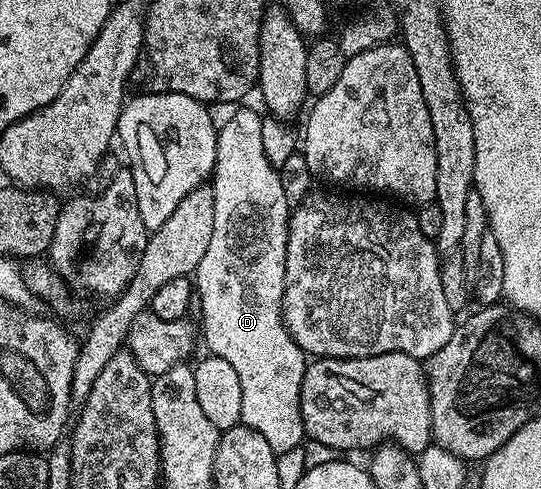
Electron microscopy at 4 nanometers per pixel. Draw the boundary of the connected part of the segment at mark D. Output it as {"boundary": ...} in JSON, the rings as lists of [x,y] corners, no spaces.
{"boundary":[[[242,106],[235,113],[235,117],[232,118],[230,122],[223,129],[219,129],[217,131],[217,152],[215,153],[215,165],[213,166],[213,174],[211,176],[211,186],[213,188],[213,200],[215,201],[215,221],[213,222],[213,228],[211,229],[211,241],[207,244],[207,253],[203,253],[203,261],[199,261],[199,265],[197,266],[195,272],[195,295],[199,300],[199,307],[201,303],[201,327],[205,330],[205,343],[209,348],[207,348],[208,354],[218,355],[219,357],[223,357],[223,361],[227,361],[230,363],[232,367],[235,369],[235,374],[239,377],[239,386],[243,388],[243,413],[241,414],[241,423],[246,427],[250,427],[251,429],[255,429],[255,433],[260,433],[261,436],[267,440],[267,445],[271,445],[271,449],[277,452],[278,456],[285,457],[285,454],[288,451],[293,451],[302,446],[303,440],[306,438],[305,426],[303,425],[303,417],[301,416],[301,386],[303,385],[303,373],[305,372],[305,368],[307,366],[307,356],[304,351],[301,350],[301,346],[297,344],[297,342],[291,338],[289,335],[289,330],[285,328],[285,322],[283,321],[283,317],[281,316],[281,306],[283,305],[283,289],[285,288],[285,258],[287,257],[287,233],[289,232],[289,217],[291,214],[291,204],[287,201],[287,197],[285,196],[285,190],[283,189],[283,181],[281,180],[281,172],[278,168],[274,167],[274,165],[267,159],[266,153],[263,151],[263,142],[262,142],[262,116],[257,116],[255,112],[252,111],[251,108]]]}

